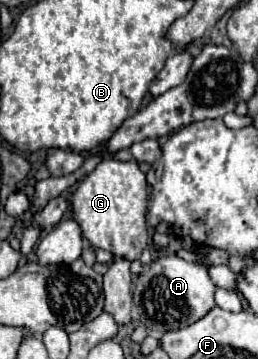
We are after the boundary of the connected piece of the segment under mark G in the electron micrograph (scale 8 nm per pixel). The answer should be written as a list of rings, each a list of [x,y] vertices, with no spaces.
[[[109,156],[103,158],[99,166],[79,182],[71,198],[71,208],[73,218],[91,246],[103,248],[113,256],[123,256],[129,262],[141,258],[141,252],[149,244],[149,234],[145,228],[147,180],[135,160],[119,162]]]

